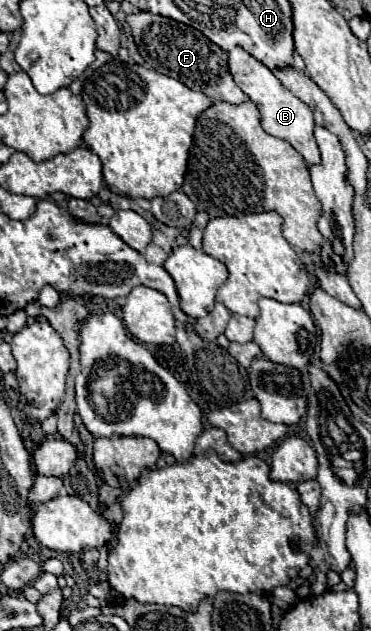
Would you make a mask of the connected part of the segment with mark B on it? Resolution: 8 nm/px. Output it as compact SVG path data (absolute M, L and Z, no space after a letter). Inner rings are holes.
M236 47L228 53L228 67L230 73L234 77L234 81L238 83L238 87L254 101L254 105L258 107L260 115L262 115L262 129L274 137L280 137L284 141L288 141L304 159L306 163L318 163L320 155L318 155L318 145L314 141L314 113L306 107L306 103L302 103L296 95L292 95L276 77L274 73L262 65L258 59L254 59L250 53L246 53L242 47Z

